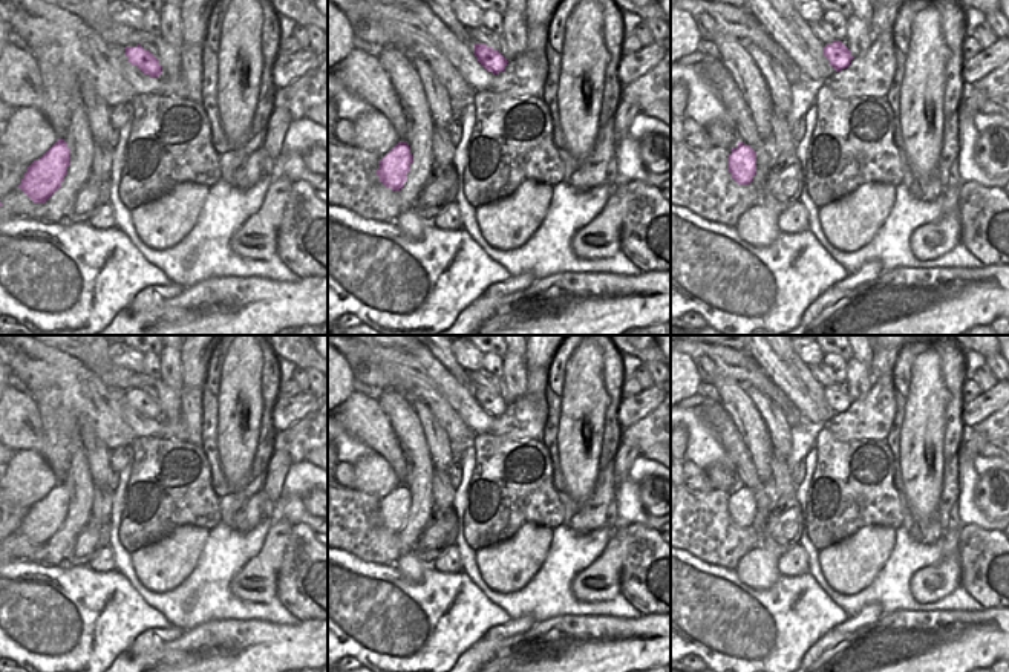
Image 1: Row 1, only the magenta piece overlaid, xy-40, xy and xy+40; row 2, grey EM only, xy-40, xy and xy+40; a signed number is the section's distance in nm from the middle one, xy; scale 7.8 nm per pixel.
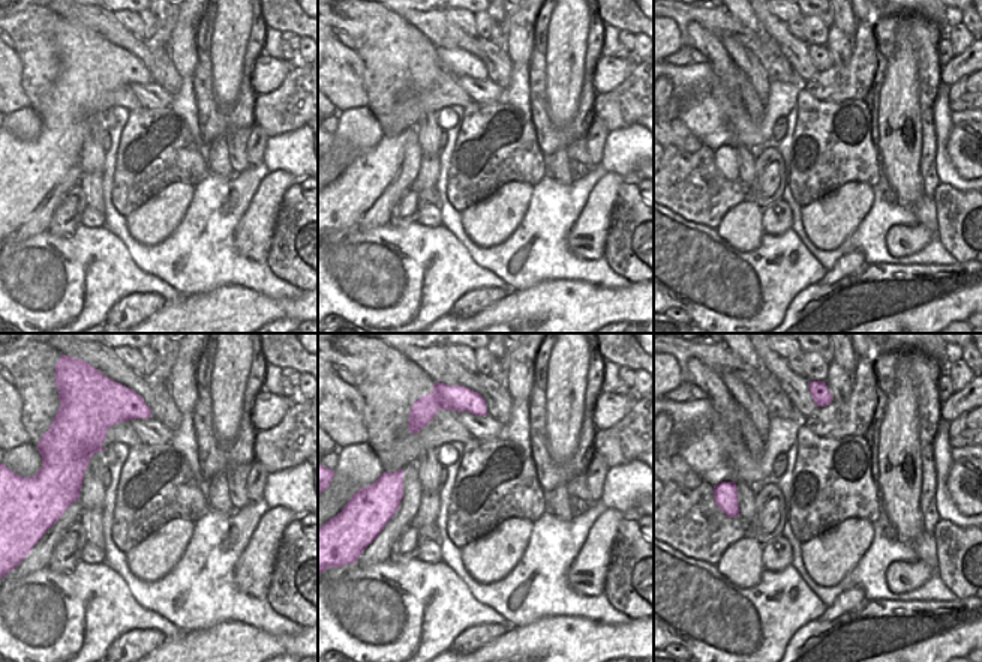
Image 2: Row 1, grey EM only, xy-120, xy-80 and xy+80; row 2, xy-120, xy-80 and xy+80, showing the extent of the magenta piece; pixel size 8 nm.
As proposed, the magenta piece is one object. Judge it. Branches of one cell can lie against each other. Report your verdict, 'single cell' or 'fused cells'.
single cell

